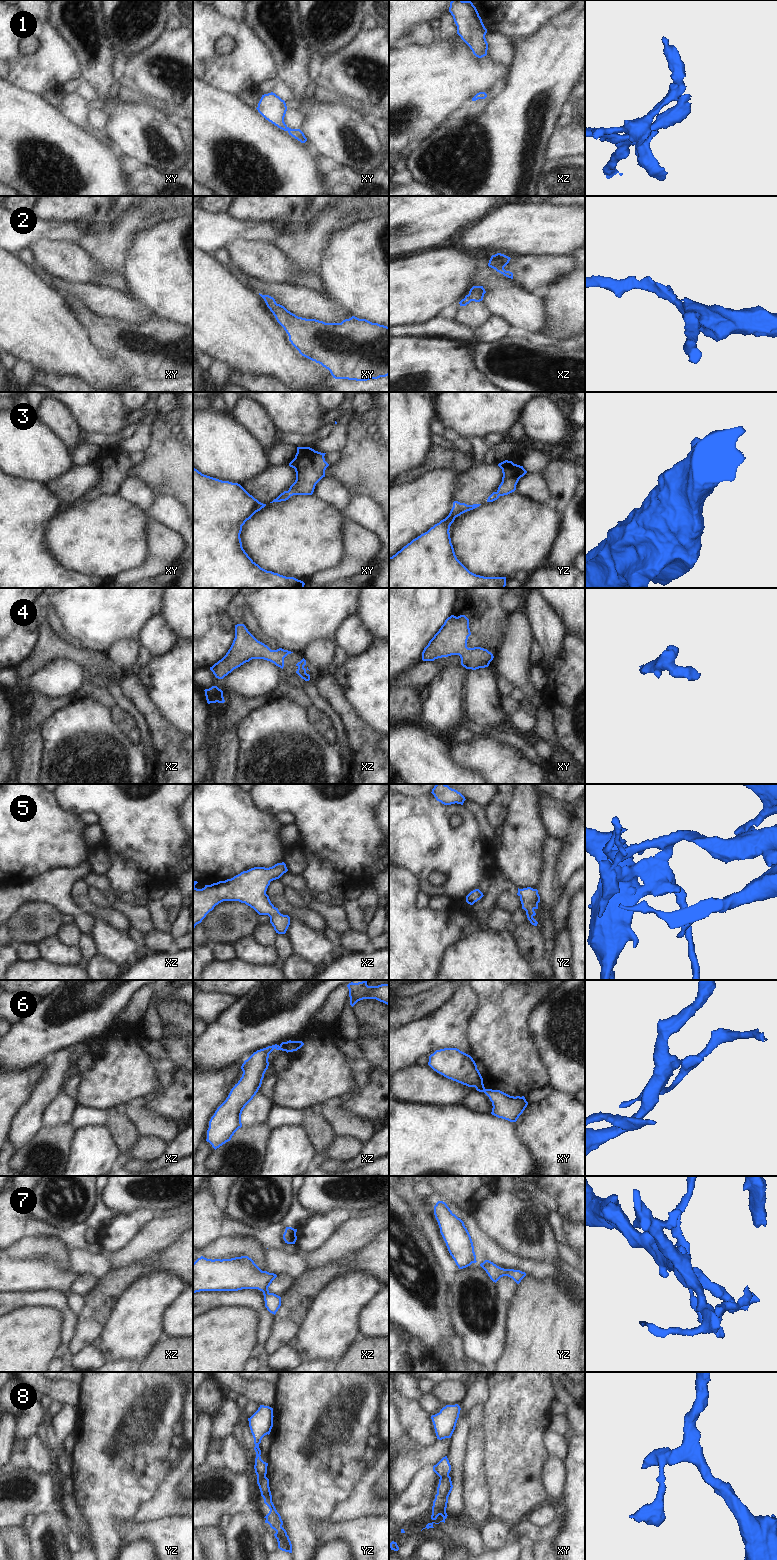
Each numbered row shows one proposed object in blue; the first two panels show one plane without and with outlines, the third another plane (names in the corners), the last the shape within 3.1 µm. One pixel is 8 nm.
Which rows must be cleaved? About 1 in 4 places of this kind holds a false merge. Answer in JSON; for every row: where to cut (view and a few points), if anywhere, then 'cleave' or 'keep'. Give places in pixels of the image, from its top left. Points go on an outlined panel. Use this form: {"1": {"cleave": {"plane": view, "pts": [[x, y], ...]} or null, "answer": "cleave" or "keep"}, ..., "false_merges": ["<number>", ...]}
{"1": {"cleave": null, "answer": "keep"}, "2": {"cleave": null, "answer": "keep"}, "3": {"cleave": null, "answer": "keep"}, "4": {"cleave": null, "answer": "keep"}, "5": {"cleave": null, "answer": "keep"}, "6": {"cleave": {"plane": "xz", "pts": [[287, 1042], [285, 1050]]}, "answer": "cleave"}, "7": {"cleave": null, "answer": "keep"}, "8": {"cleave": {"plane": "yz", "pts": [[265, 1475], [257, 1477]]}, "answer": "cleave"}, "false_merges": ["6", "8"]}

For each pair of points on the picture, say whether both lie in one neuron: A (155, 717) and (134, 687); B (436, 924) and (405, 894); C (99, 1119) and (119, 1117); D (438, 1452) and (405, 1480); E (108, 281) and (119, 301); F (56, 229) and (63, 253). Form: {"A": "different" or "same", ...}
{"A": "same", "B": "same", "C": "different", "D": "same", "E": "different", "F": "different"}

